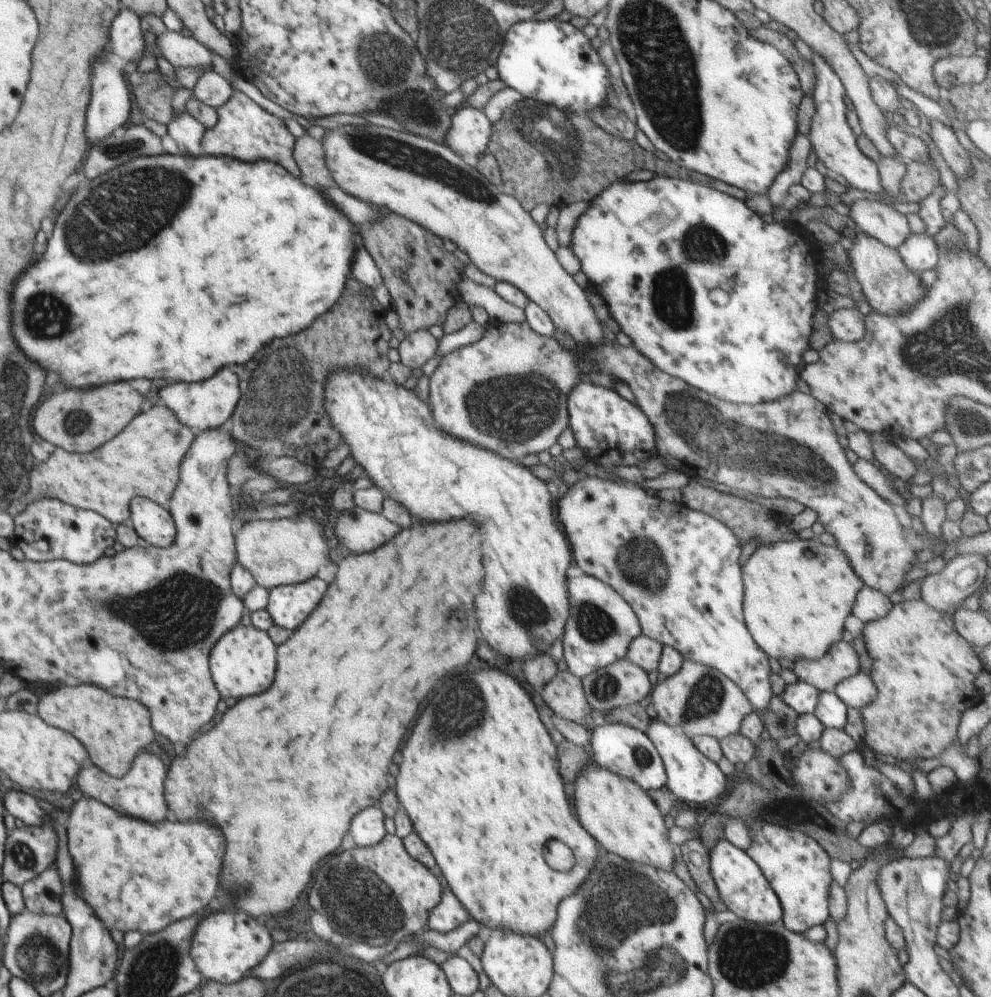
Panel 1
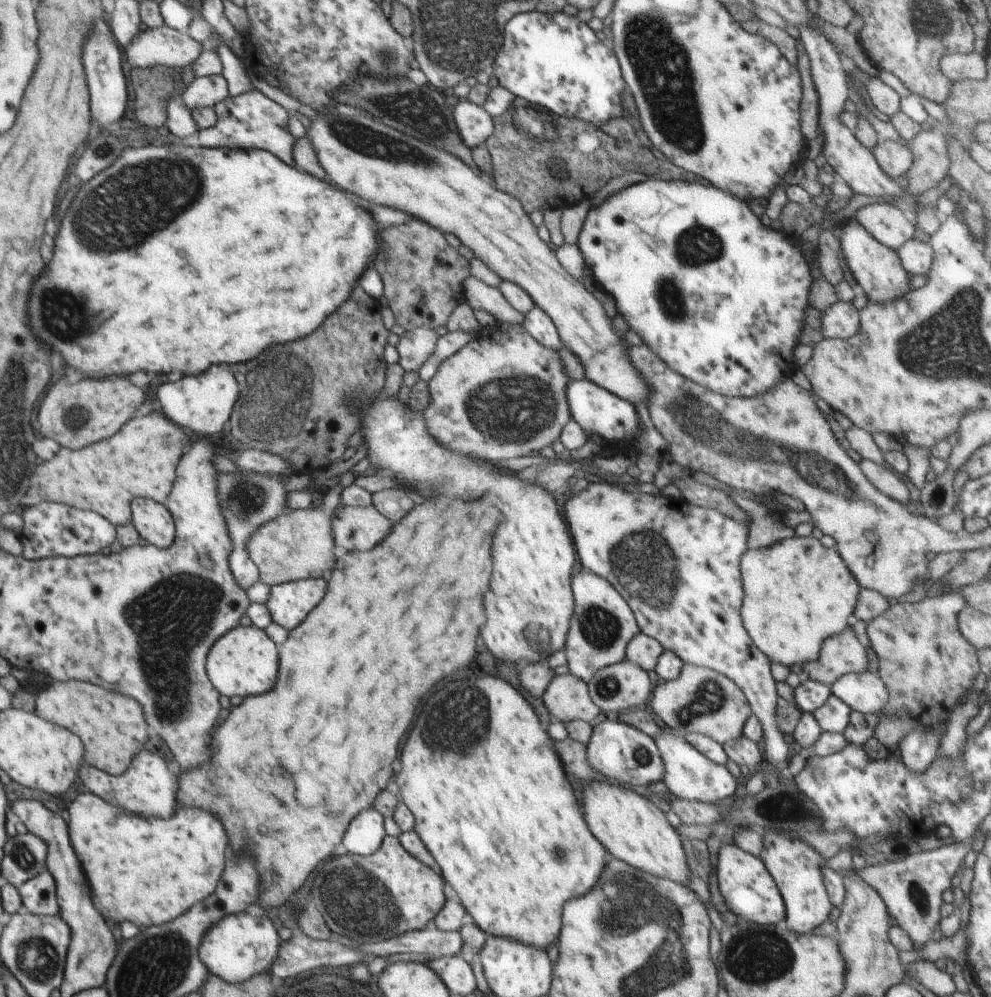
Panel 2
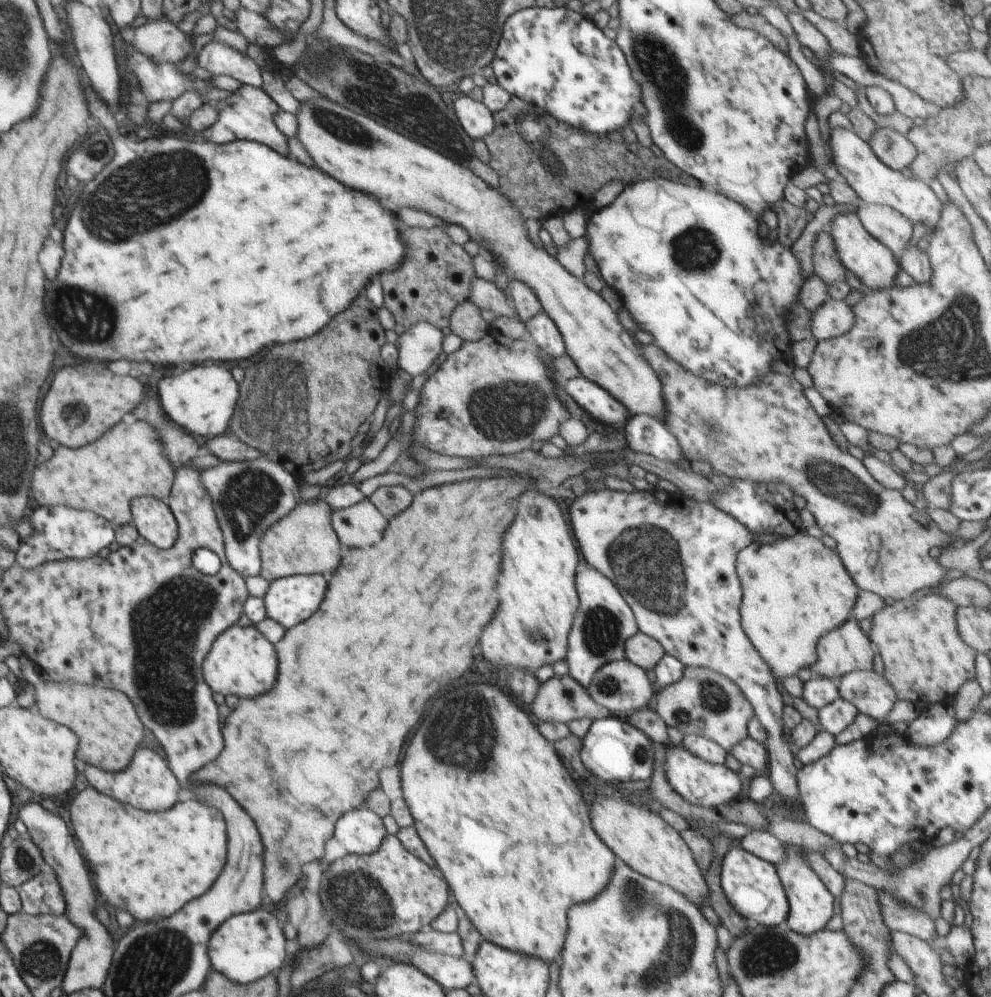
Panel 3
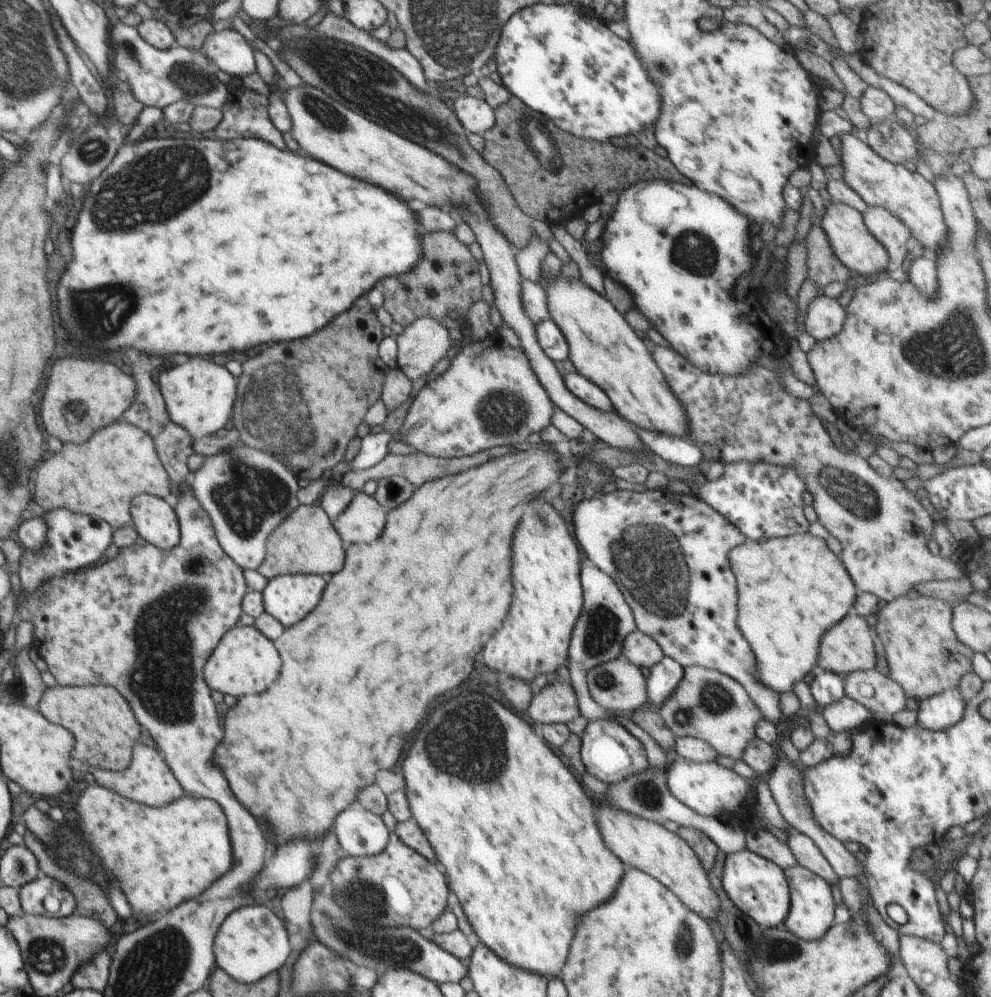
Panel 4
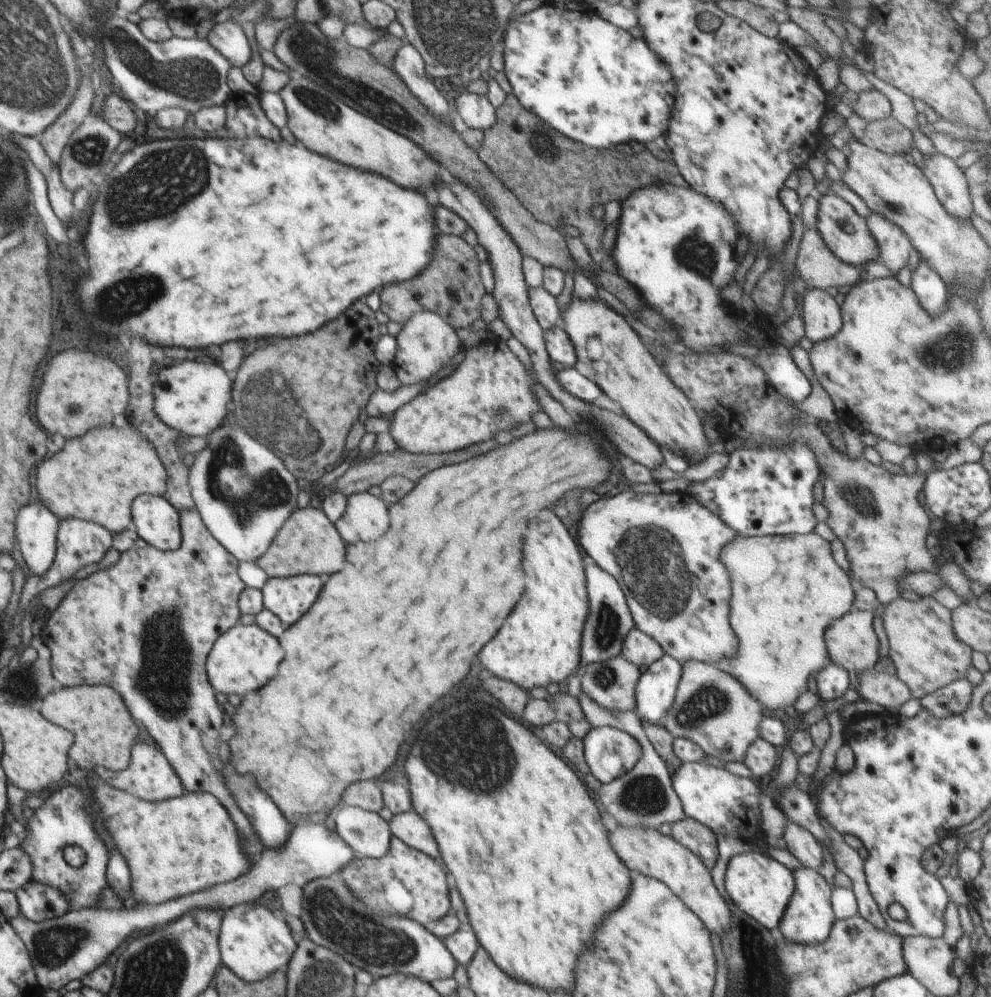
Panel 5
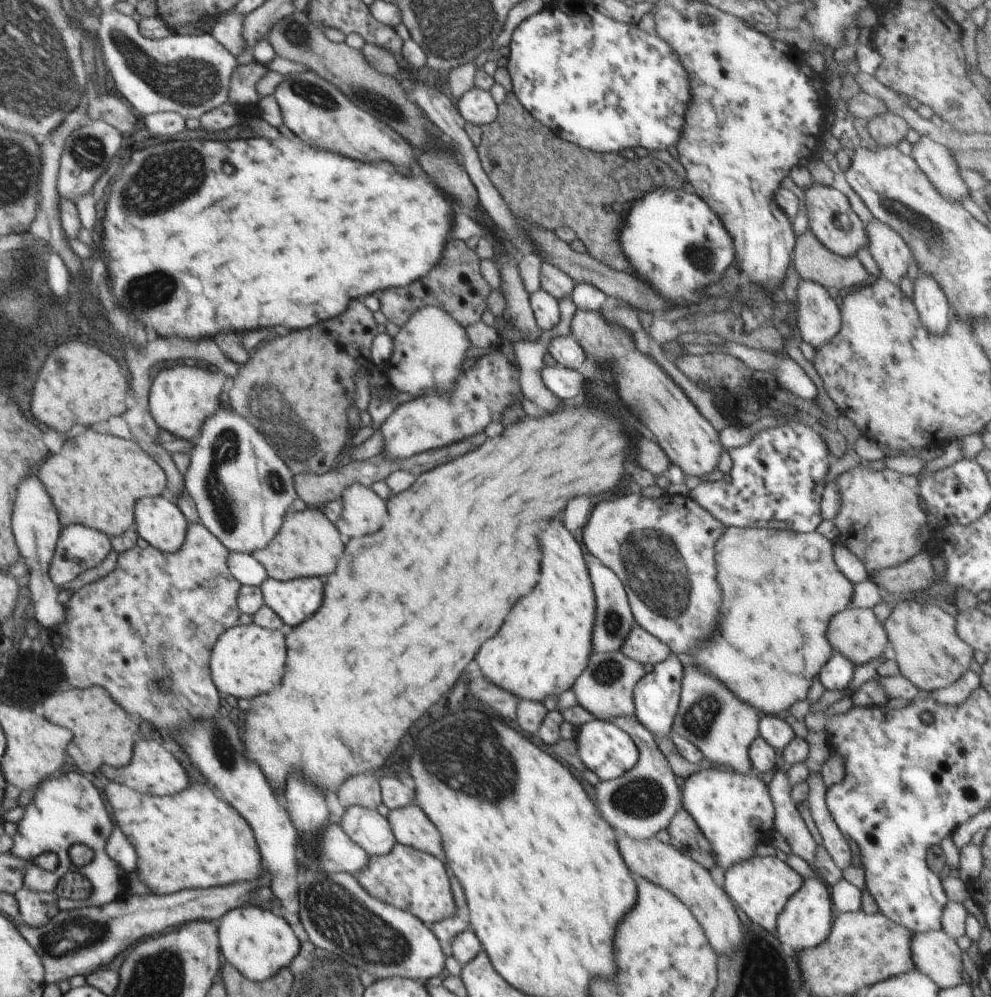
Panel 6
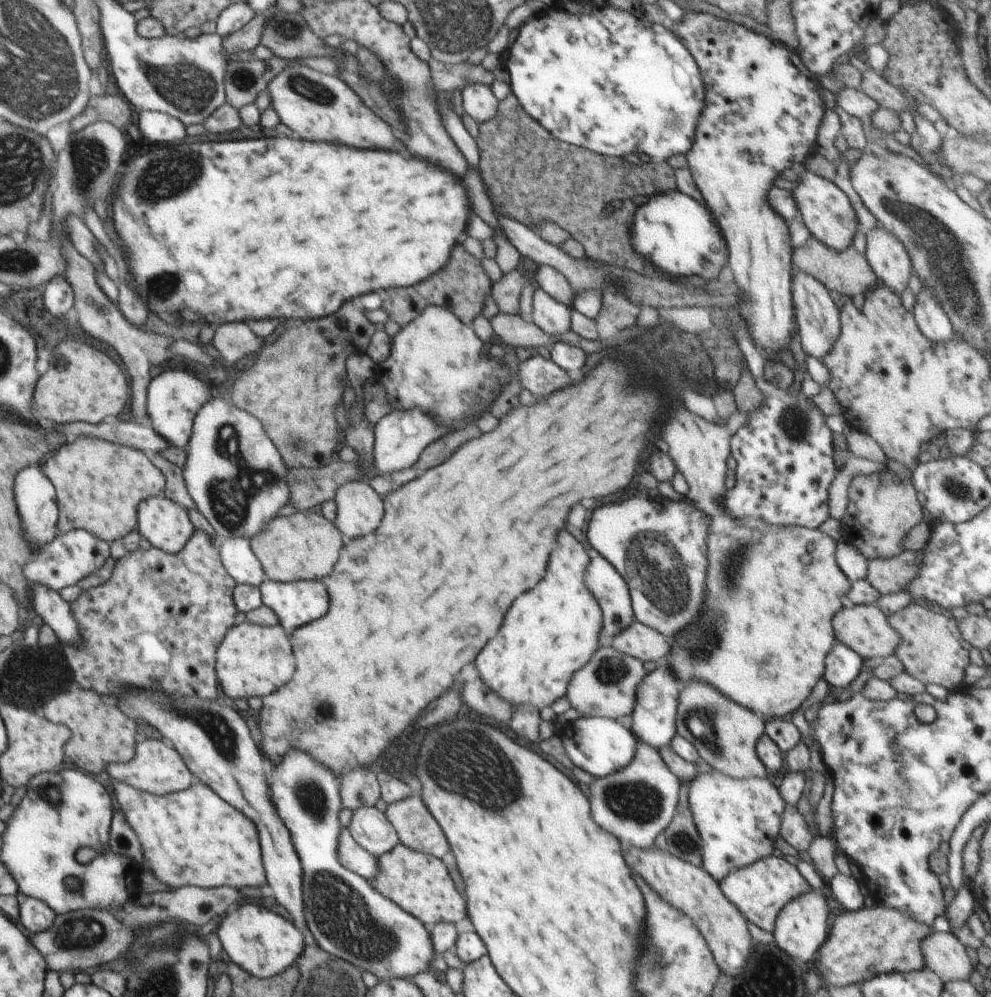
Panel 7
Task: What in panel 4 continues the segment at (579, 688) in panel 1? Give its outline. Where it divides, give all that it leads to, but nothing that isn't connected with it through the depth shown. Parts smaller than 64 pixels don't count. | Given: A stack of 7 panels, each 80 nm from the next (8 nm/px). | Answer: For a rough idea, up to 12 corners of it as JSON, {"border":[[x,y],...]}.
{"border":[[557,676],[526,710],[534,723],[568,724],[580,716],[571,682]]}

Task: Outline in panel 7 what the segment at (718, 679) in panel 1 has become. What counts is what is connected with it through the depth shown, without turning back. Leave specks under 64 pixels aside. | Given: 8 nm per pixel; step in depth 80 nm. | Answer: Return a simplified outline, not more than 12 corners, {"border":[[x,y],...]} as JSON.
{"border":[[681,685],[676,734],[724,776],[771,775],[763,715]]}

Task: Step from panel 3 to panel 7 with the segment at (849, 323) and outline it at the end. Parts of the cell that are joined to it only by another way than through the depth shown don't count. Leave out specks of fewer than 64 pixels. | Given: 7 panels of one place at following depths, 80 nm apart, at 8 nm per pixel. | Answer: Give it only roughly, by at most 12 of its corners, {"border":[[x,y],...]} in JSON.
{"border":[[792,276],[804,353],[819,361],[841,332],[841,314],[814,276]]}

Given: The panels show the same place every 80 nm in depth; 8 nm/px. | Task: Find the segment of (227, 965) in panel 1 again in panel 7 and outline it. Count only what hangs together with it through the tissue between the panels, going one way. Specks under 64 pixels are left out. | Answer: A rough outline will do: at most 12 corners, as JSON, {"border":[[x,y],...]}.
{"border":[[256,904],[217,921],[223,961],[260,979],[294,966],[301,932]]}

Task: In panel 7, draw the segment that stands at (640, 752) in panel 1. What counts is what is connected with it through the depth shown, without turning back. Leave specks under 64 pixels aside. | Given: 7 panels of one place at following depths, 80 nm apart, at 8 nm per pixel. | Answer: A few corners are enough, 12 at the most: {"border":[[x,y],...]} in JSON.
{"border":[[626,721],[559,723],[570,762],[597,778],[628,766],[638,746]]}

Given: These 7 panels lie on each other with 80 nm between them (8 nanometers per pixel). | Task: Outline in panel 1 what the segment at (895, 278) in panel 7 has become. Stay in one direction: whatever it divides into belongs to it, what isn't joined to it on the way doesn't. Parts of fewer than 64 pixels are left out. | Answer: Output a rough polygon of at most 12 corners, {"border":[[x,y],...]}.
{"border":[[858,200],[849,216],[861,232],[896,250],[911,234],[906,216]]}

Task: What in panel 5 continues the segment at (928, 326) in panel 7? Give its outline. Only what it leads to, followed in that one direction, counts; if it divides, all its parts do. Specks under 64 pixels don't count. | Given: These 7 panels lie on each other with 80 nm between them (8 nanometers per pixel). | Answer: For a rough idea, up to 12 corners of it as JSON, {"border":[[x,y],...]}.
{"border":[[926,264],[912,273],[916,306],[940,316],[948,304],[942,278]]}

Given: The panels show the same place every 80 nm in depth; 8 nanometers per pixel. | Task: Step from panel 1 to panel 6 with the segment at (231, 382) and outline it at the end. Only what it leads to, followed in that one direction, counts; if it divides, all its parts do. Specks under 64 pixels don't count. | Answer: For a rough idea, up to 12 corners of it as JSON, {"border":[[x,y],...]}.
{"border":[[178,364],[154,372],[149,412],[193,442],[230,378]]}

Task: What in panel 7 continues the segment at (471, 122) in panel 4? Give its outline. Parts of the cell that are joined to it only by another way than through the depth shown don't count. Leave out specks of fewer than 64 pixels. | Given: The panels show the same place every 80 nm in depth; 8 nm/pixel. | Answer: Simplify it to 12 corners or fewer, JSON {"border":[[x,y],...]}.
{"border":[[470,84],[462,108],[478,124],[494,118],[498,106],[491,88]]}

